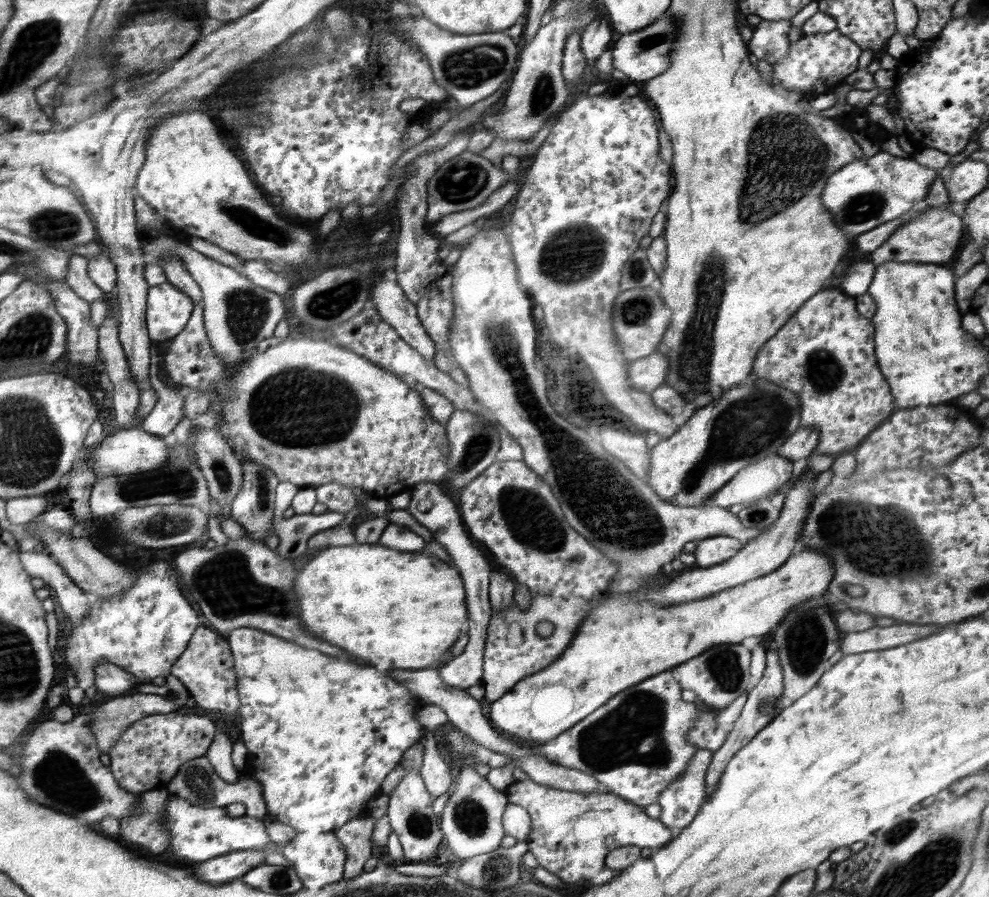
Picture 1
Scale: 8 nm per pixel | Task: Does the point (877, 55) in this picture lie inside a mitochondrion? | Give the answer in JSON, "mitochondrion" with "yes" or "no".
{"mitochondrion":"no"}

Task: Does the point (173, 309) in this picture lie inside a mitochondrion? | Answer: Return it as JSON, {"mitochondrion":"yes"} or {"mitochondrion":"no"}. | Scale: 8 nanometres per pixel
{"mitochondrion":"no"}

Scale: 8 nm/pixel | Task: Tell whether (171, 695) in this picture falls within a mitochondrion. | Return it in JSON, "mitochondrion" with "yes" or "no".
{"mitochondrion":"no"}

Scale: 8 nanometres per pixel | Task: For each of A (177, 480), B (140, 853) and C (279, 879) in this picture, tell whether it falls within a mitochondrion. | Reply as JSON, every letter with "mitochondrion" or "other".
{"A":"mitochondrion","B":"other","C":"mitochondrion"}

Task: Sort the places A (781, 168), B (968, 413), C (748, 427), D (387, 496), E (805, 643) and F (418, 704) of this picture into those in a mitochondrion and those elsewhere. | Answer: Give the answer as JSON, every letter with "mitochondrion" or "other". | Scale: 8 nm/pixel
{"A":"mitochondrion","B":"other","C":"mitochondrion","D":"other","E":"mitochondrion","F":"other"}

